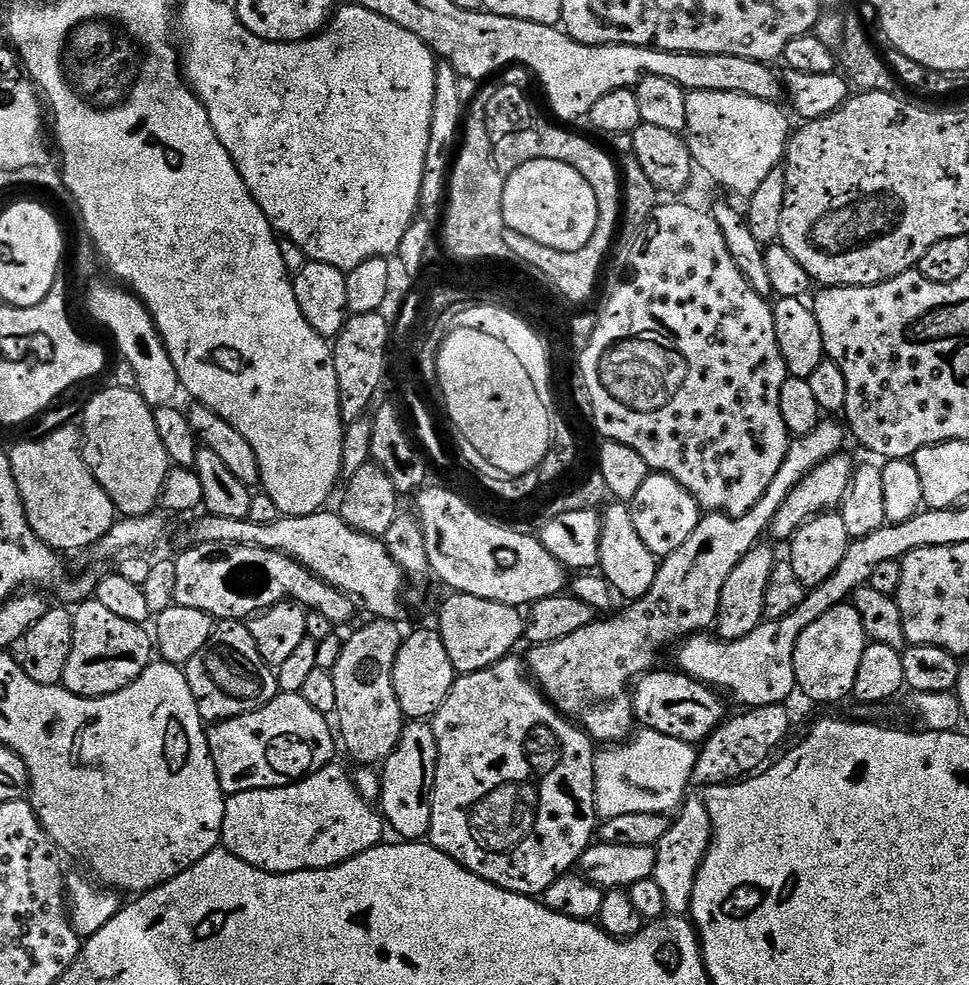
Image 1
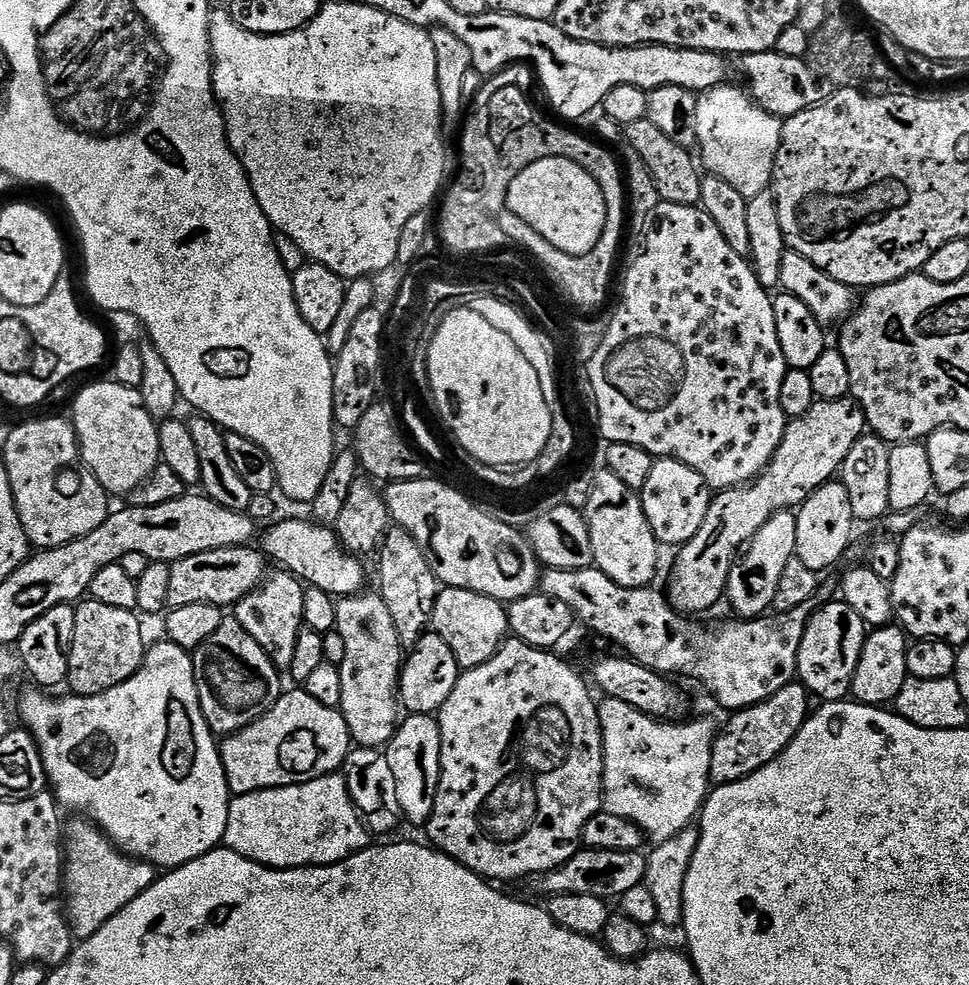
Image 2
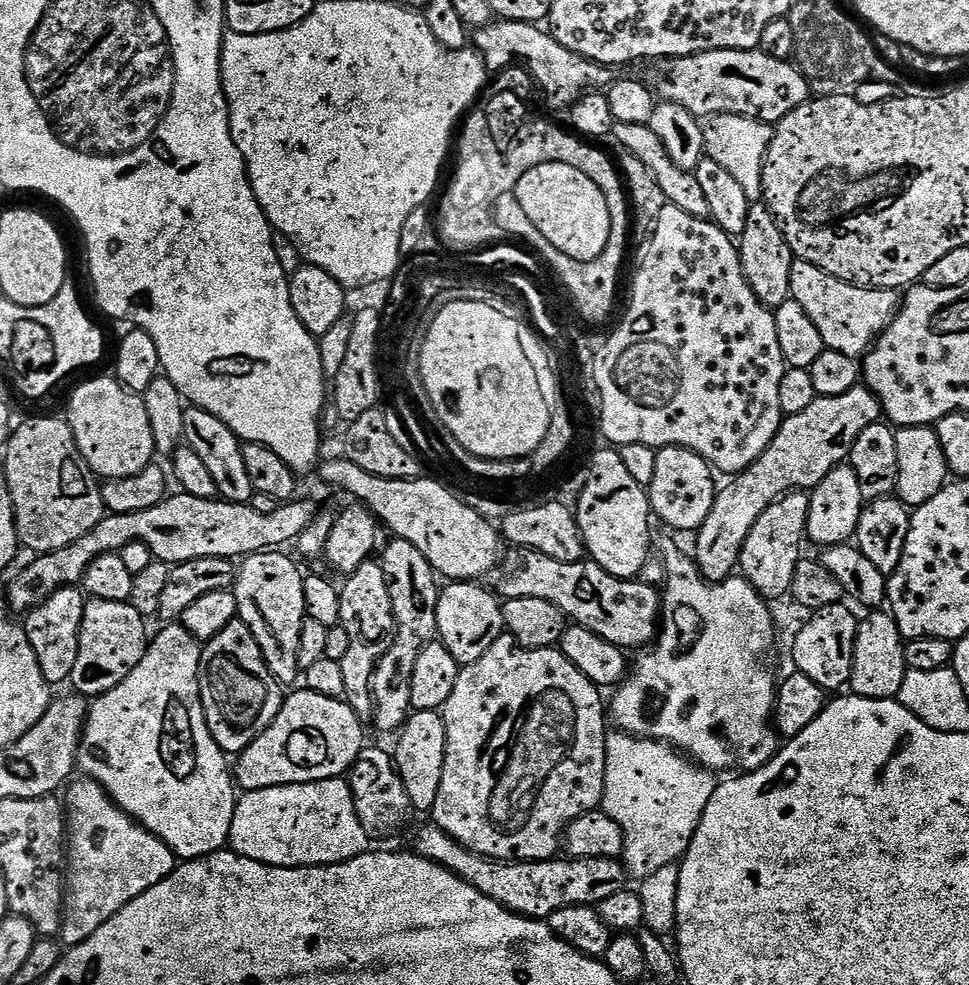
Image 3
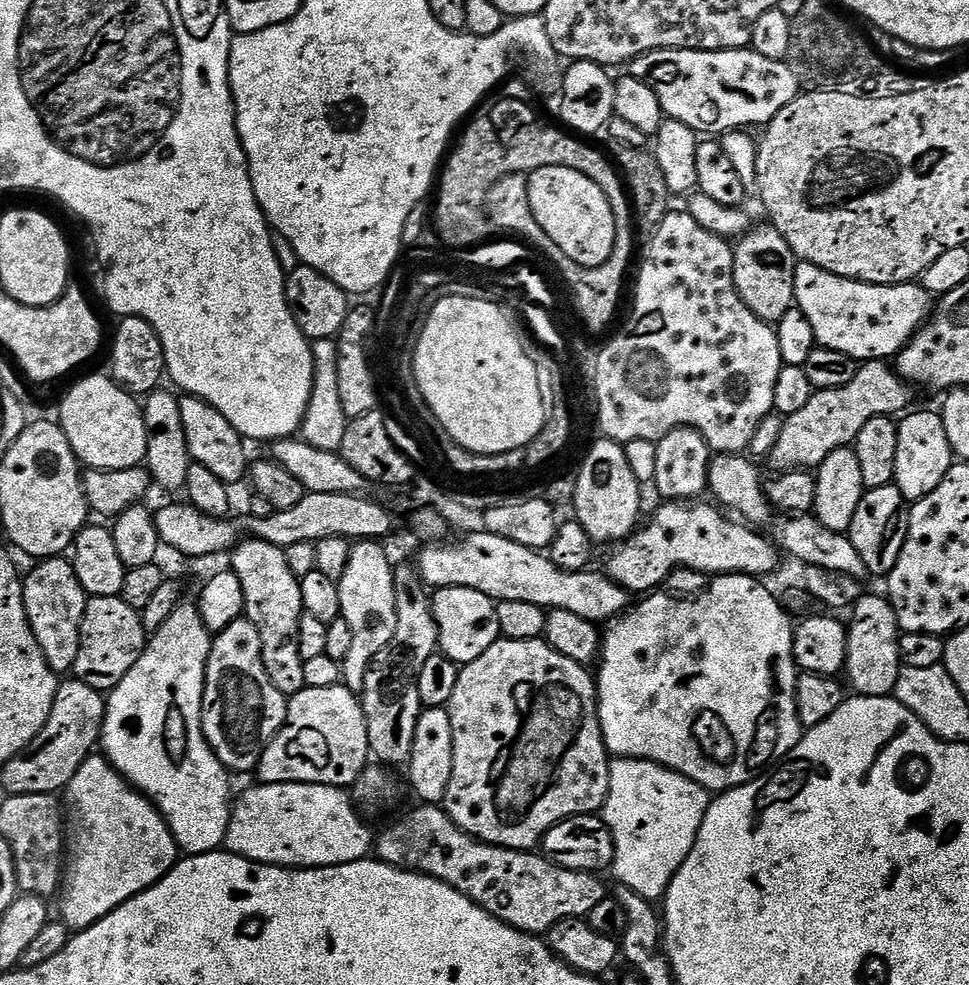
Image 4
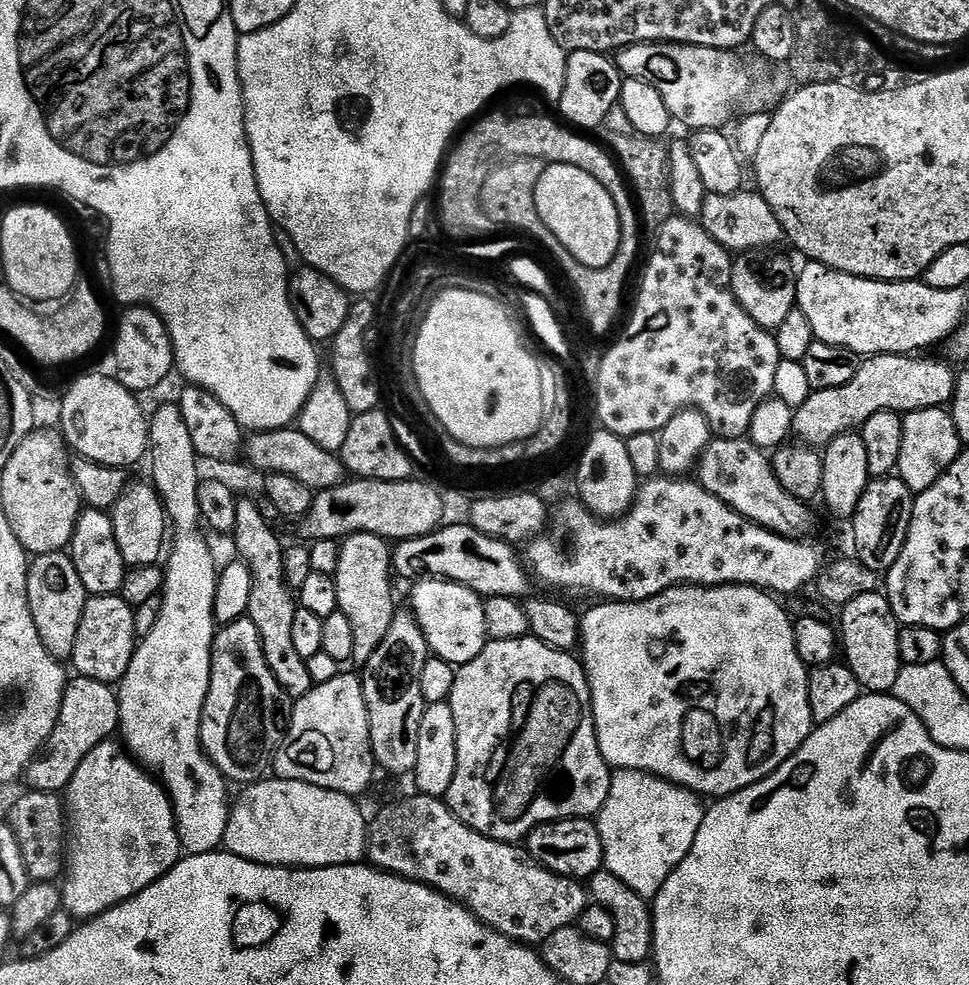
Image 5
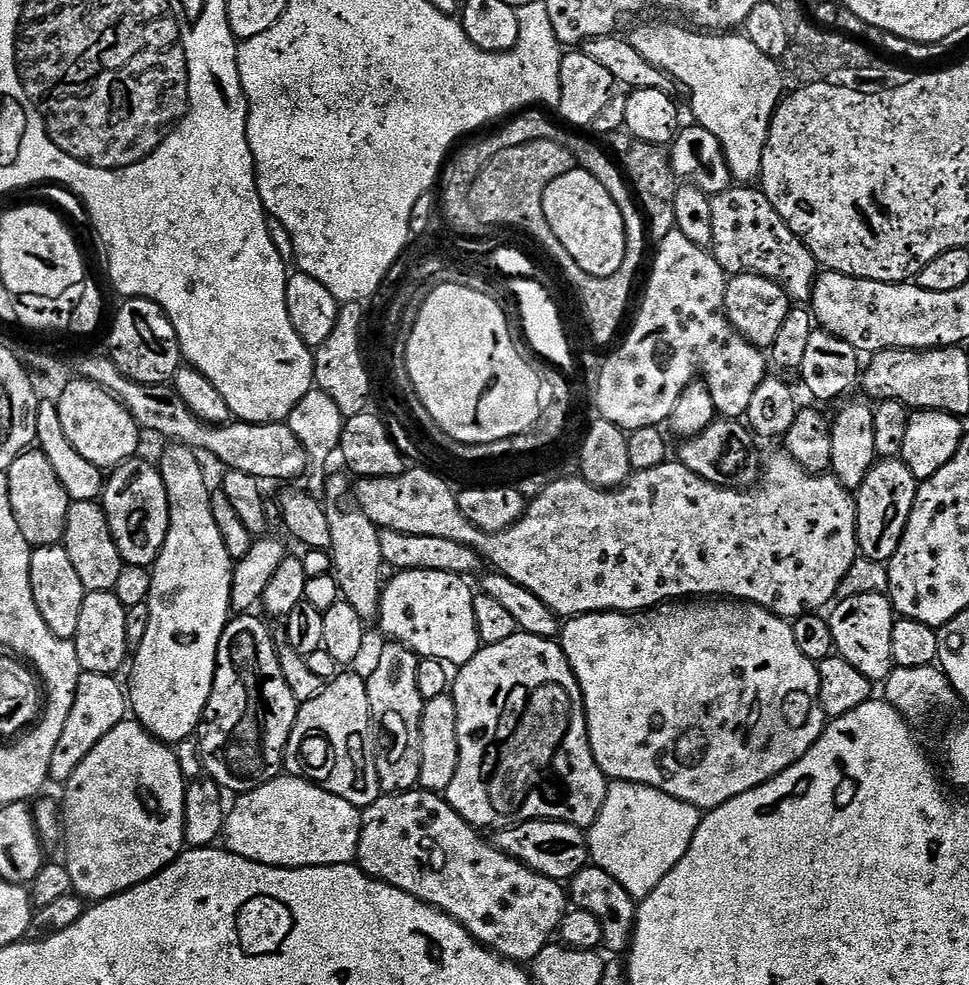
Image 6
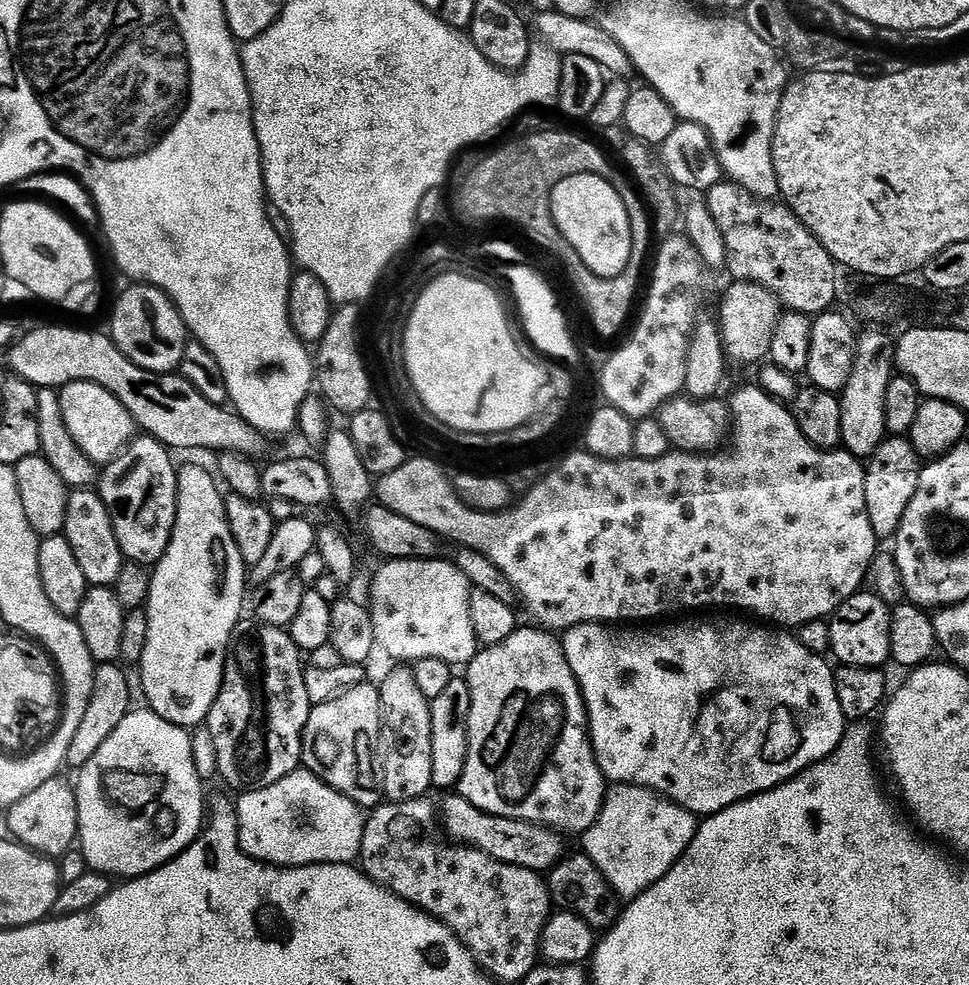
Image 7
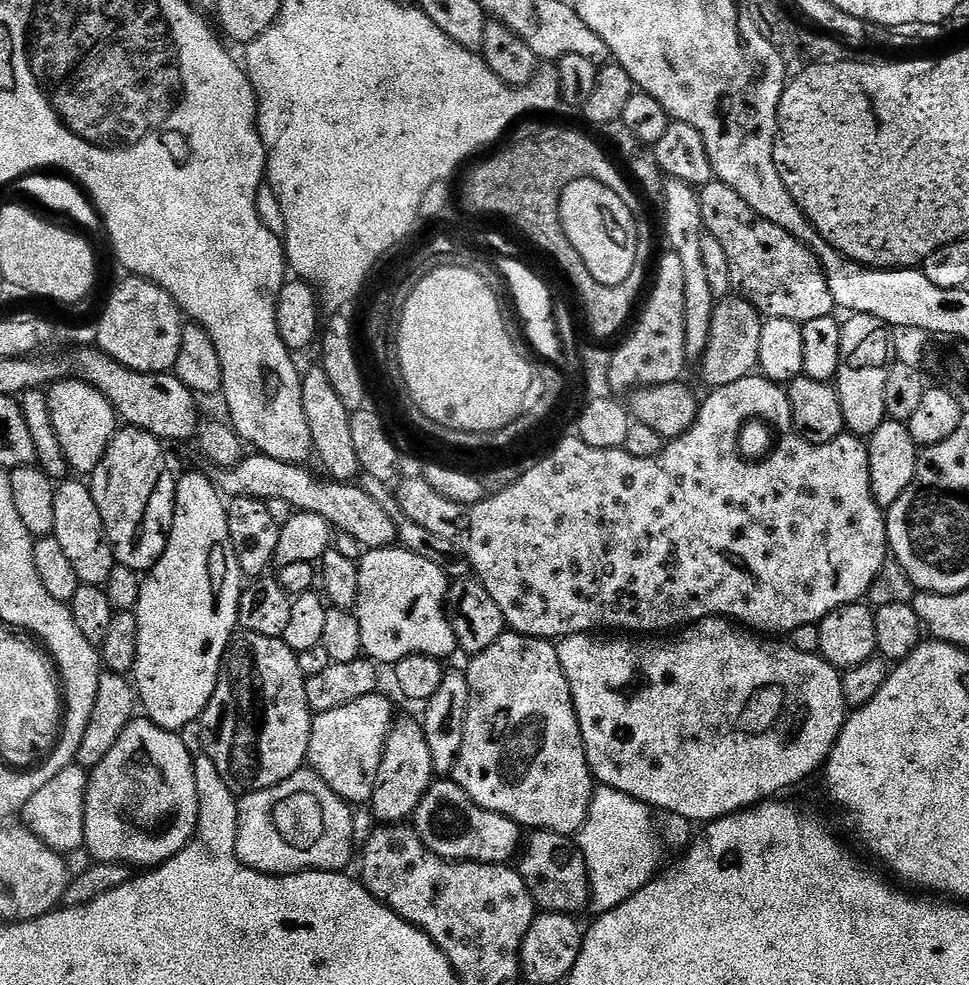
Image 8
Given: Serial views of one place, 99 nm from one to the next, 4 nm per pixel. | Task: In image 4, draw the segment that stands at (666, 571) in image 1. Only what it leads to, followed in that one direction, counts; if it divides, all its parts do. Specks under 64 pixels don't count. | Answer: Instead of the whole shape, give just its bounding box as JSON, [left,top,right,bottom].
[772,360,909,473]

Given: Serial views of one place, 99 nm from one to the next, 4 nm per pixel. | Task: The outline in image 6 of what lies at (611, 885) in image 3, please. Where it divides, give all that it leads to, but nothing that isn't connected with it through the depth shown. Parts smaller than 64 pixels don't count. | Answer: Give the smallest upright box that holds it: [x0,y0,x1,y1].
[356,790,569,962]

